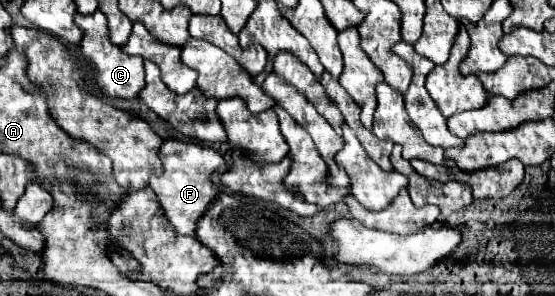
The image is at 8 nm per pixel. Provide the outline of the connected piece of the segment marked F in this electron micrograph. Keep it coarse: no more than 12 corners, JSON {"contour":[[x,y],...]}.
{"contour":[[165,141],[149,187],[169,223],[195,237],[221,195],[225,159],[207,145]]}

